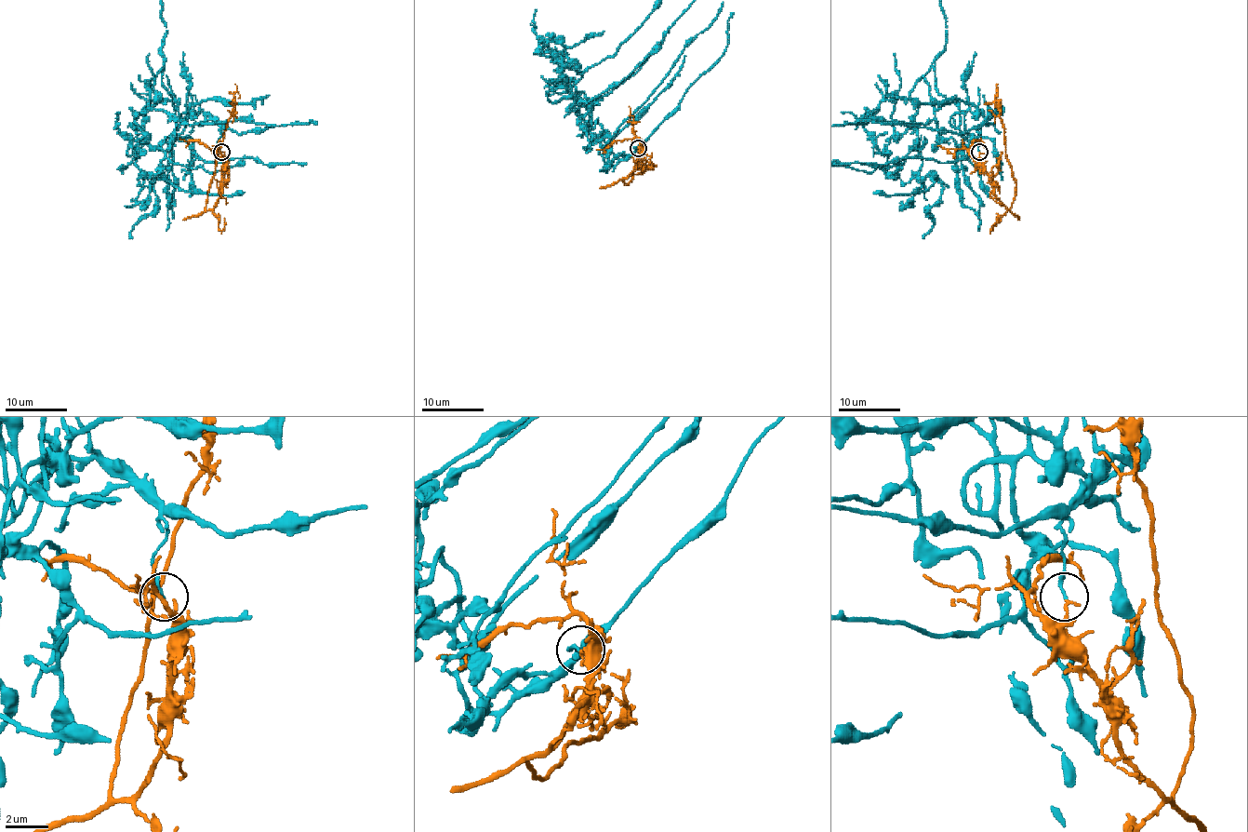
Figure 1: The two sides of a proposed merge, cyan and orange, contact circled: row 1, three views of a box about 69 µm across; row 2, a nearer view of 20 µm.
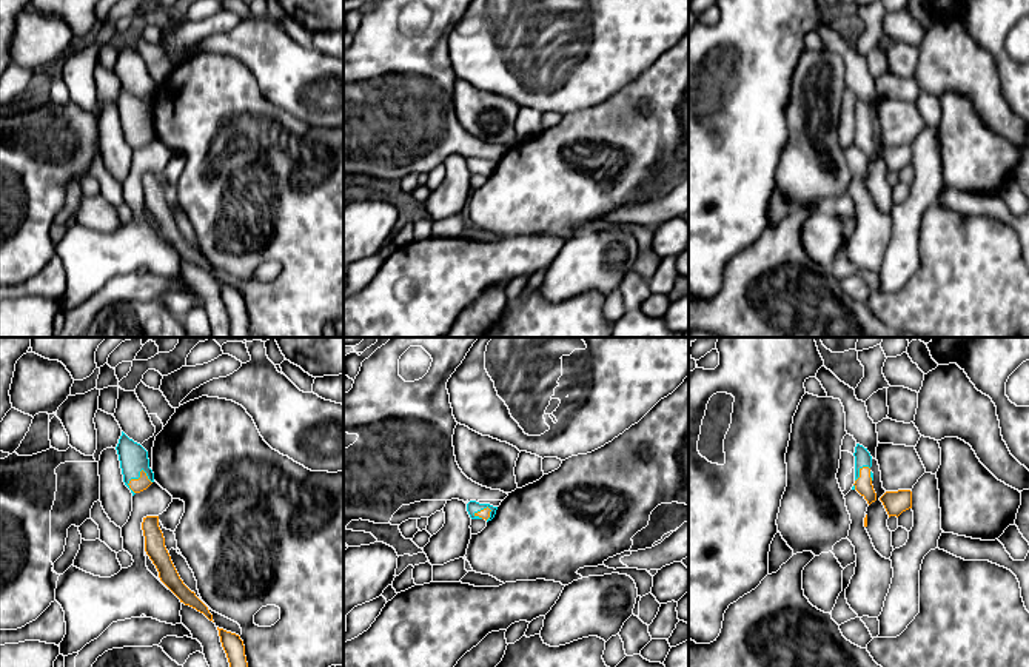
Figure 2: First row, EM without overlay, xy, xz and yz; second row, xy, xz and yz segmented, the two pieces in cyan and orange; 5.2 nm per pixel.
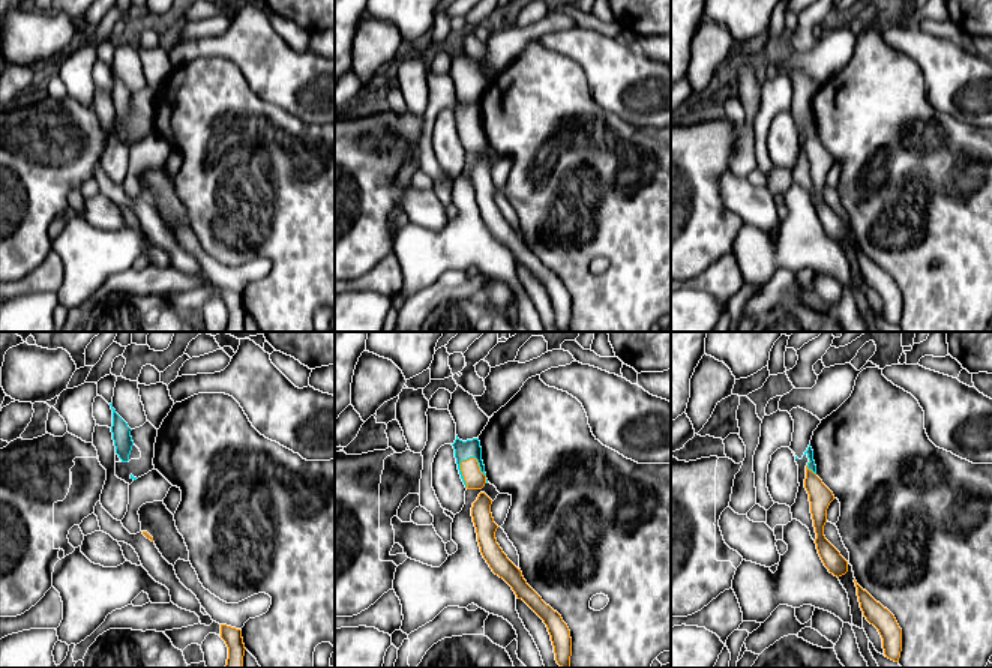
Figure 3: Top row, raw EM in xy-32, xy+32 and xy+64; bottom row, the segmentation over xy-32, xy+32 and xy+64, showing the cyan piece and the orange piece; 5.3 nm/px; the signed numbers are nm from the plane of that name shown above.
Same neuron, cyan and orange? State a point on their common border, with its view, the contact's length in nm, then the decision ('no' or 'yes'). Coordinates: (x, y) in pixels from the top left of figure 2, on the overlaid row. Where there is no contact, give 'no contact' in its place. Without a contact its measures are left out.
contact xy (131, 478); length 140 nm; no

